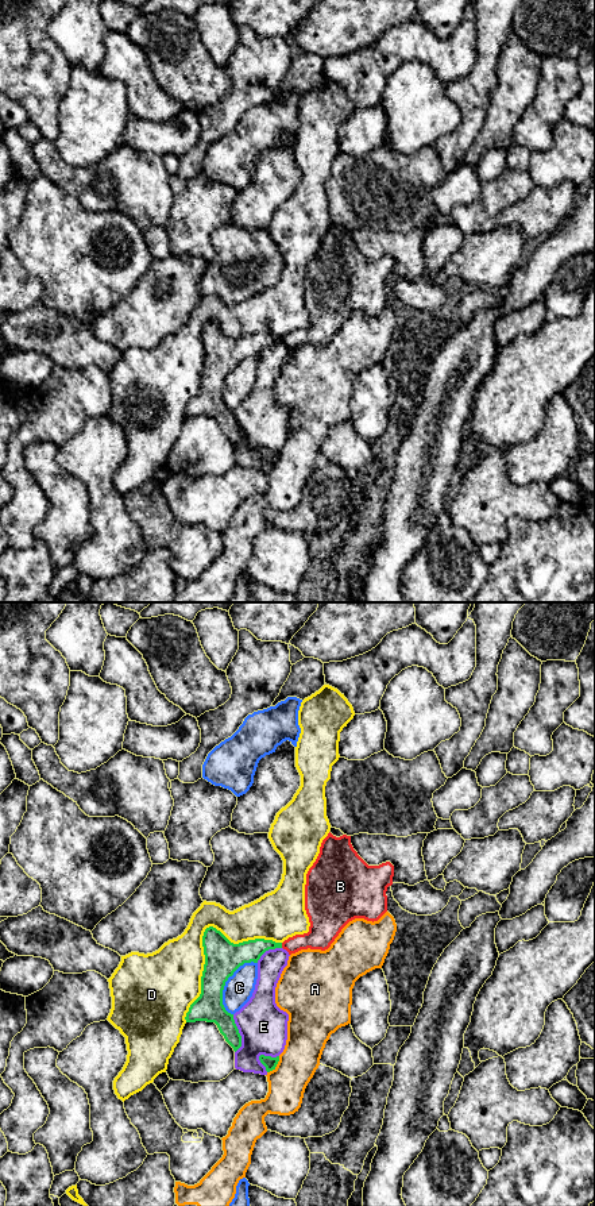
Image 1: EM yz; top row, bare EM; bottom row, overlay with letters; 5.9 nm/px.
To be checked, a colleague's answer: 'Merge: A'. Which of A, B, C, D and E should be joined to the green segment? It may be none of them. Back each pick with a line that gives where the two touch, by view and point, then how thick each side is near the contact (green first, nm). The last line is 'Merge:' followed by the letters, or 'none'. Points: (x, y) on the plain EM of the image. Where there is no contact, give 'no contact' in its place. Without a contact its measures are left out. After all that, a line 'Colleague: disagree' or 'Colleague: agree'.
Merge: none
Colleague: disagree

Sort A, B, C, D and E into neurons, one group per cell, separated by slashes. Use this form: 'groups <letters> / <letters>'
groups A / B / C / D / E

